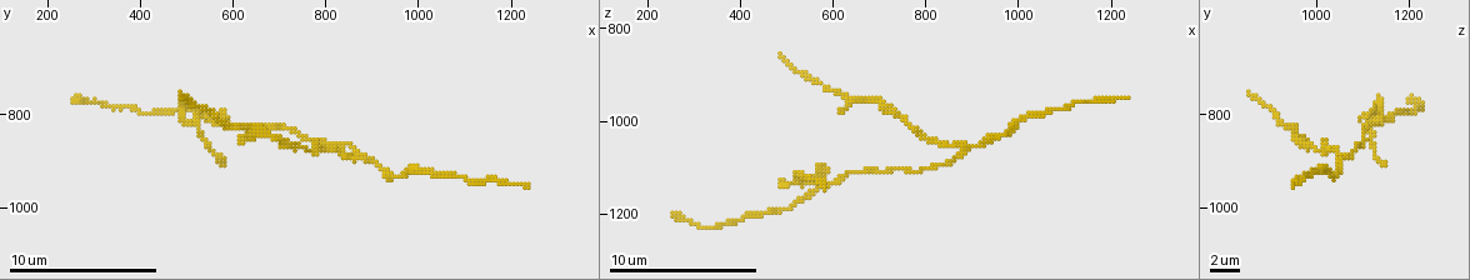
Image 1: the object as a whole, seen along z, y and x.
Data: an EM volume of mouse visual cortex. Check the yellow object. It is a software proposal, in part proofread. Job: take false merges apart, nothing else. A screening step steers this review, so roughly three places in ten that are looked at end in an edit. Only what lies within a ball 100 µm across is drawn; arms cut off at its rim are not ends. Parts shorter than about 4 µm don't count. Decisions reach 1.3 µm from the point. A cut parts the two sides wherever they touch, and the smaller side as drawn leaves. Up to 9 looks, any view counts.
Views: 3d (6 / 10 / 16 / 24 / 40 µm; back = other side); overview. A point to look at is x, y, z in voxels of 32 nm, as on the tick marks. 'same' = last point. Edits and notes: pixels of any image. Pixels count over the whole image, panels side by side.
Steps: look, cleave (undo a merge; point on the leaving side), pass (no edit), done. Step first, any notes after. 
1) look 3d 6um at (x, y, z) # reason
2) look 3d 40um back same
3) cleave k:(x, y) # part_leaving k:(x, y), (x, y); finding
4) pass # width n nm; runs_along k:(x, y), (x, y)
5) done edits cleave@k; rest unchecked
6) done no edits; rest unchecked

look 3d 6um at (1030, 925, 980) # calibre changes

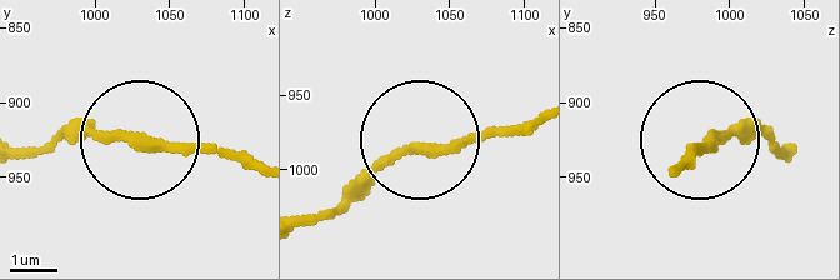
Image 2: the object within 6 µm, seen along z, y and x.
pass # runs_along 2:(20, 149), (188, 141), (243, 153); all the same neuron

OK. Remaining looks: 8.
look 3d 6um at (880, 900, 1050) # a fork

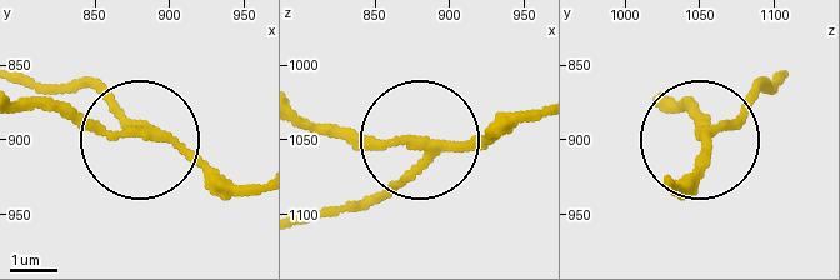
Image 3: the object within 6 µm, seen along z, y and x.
cleave 3:(98, 91) # arms 3; part_leaving 3:(144, 130), (89, 86), (29, 83); a second neuron is stuck on

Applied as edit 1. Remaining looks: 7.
look 3d 6um at (760, 880, 1000)

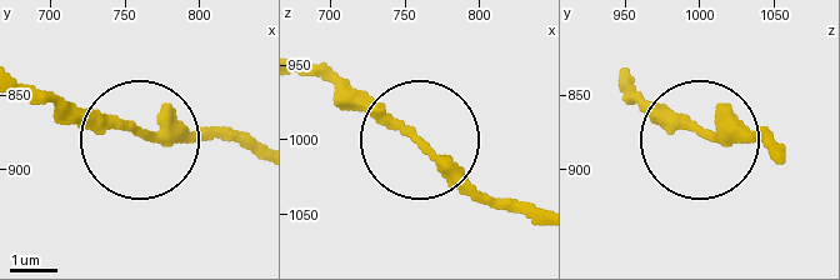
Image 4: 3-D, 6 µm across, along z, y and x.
look 3d 6um back at (760, 876, 1002)

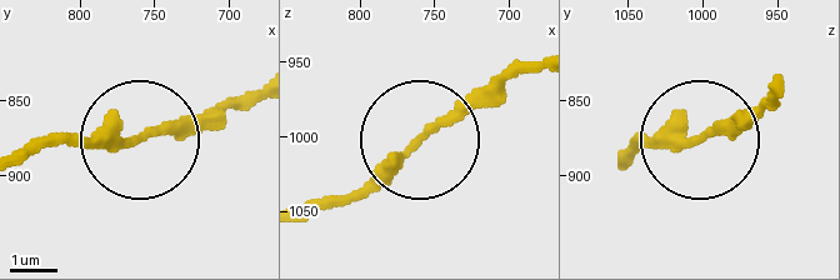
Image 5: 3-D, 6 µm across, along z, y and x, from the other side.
pass # continuous, no second neuron

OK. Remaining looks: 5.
look 3d 10um at (615, 825, 940) # two arms in line, one across

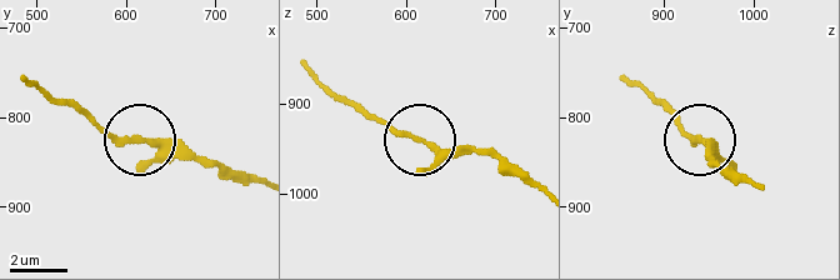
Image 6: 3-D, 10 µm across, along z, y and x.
pass # runs_along 6:(254, 180), (231, 178), (181, 151), (110, 134), (76, 104); all the same neuron

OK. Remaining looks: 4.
done edits cleave@3; rest unchecked

